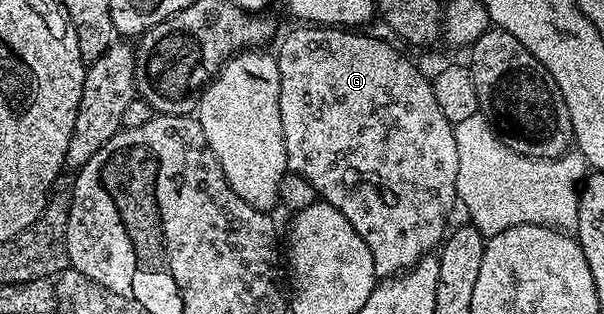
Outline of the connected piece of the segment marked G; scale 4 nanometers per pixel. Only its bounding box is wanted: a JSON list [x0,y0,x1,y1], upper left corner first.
[277,23,457,278]

